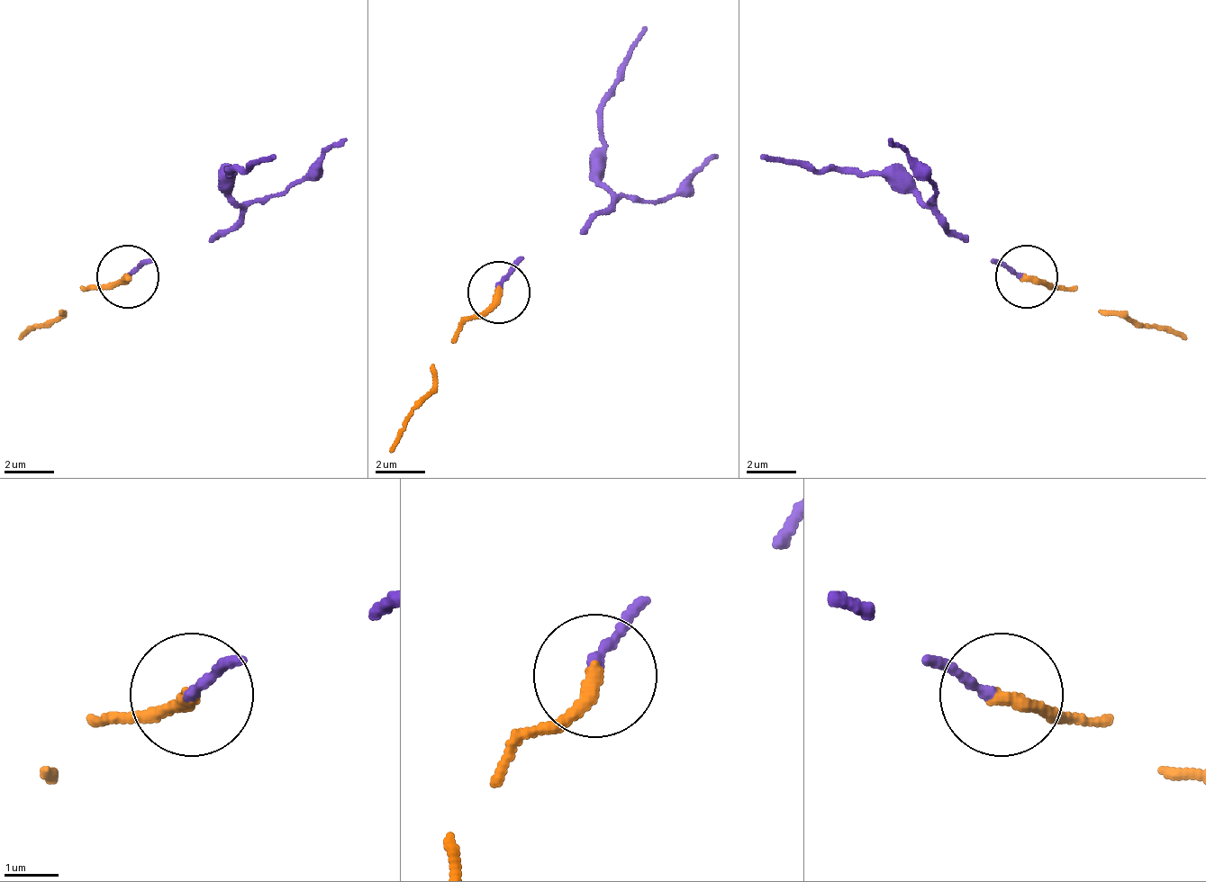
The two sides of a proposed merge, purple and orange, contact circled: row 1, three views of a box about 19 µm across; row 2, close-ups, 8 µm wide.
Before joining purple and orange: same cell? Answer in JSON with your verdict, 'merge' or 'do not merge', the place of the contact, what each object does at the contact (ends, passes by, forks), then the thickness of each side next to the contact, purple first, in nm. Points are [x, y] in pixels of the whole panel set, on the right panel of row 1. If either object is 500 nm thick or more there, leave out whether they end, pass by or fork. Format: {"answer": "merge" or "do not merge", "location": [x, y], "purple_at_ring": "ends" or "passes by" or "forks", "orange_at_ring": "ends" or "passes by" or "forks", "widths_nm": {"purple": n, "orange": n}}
{"answer": "merge", "location": [1026, 276], "purple_at_ring": "ends", "orange_at_ring": "ends", "widths_nm": {"purple": 180, "orange": 280}}

